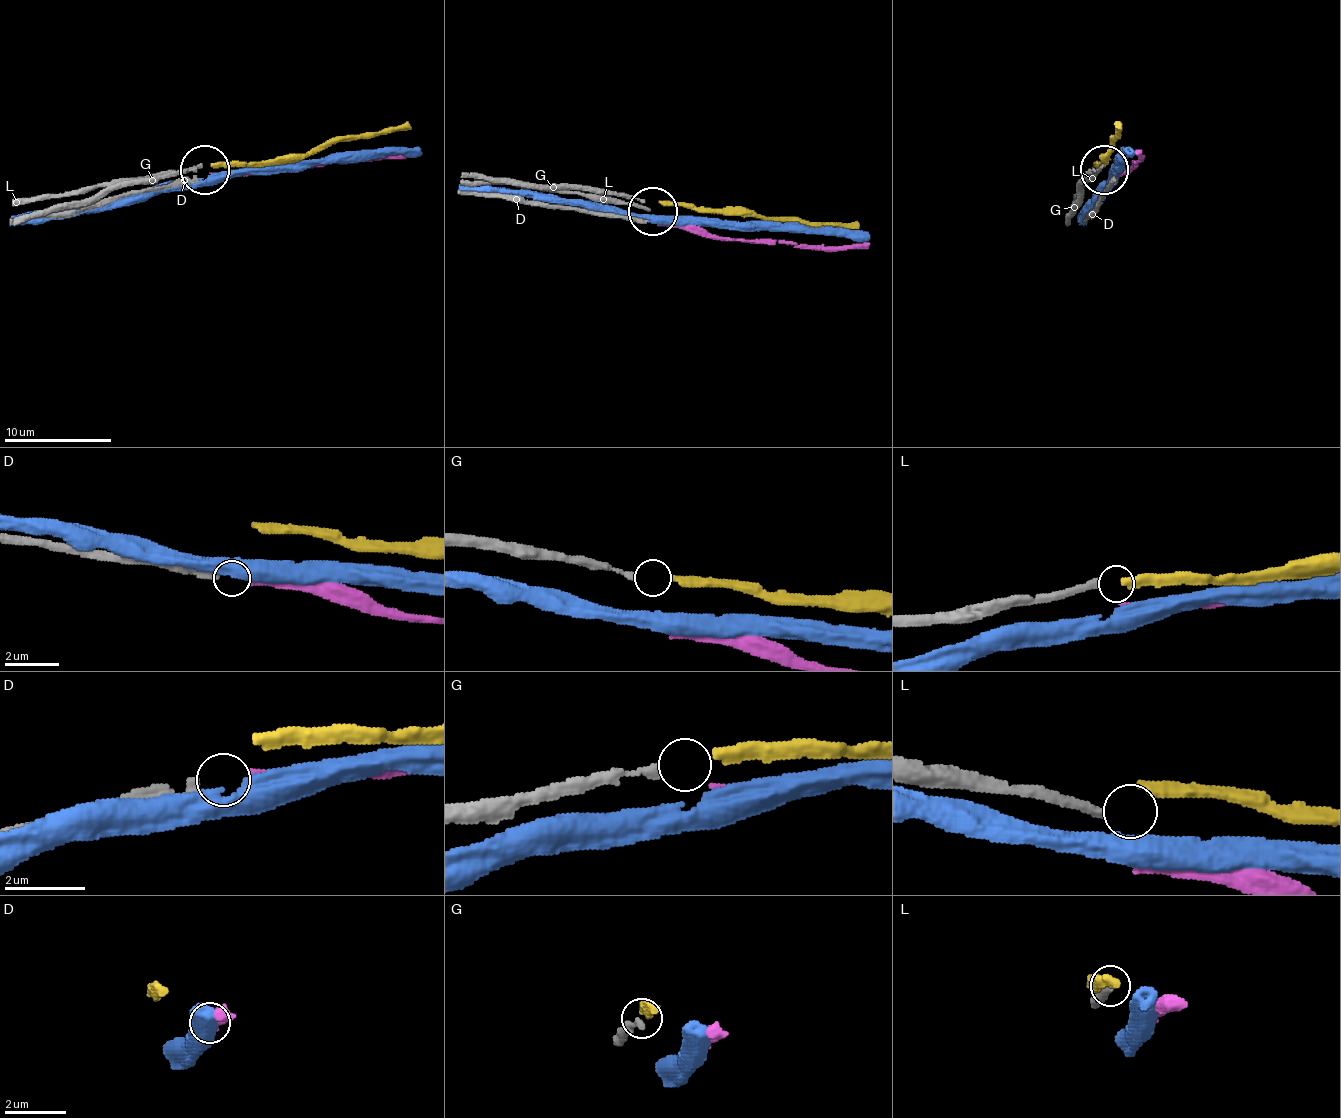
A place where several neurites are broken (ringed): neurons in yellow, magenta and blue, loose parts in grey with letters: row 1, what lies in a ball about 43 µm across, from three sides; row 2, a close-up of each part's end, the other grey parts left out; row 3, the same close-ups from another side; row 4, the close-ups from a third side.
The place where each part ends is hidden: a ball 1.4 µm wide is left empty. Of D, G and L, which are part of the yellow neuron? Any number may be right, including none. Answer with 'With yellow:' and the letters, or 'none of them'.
With yellow: G

